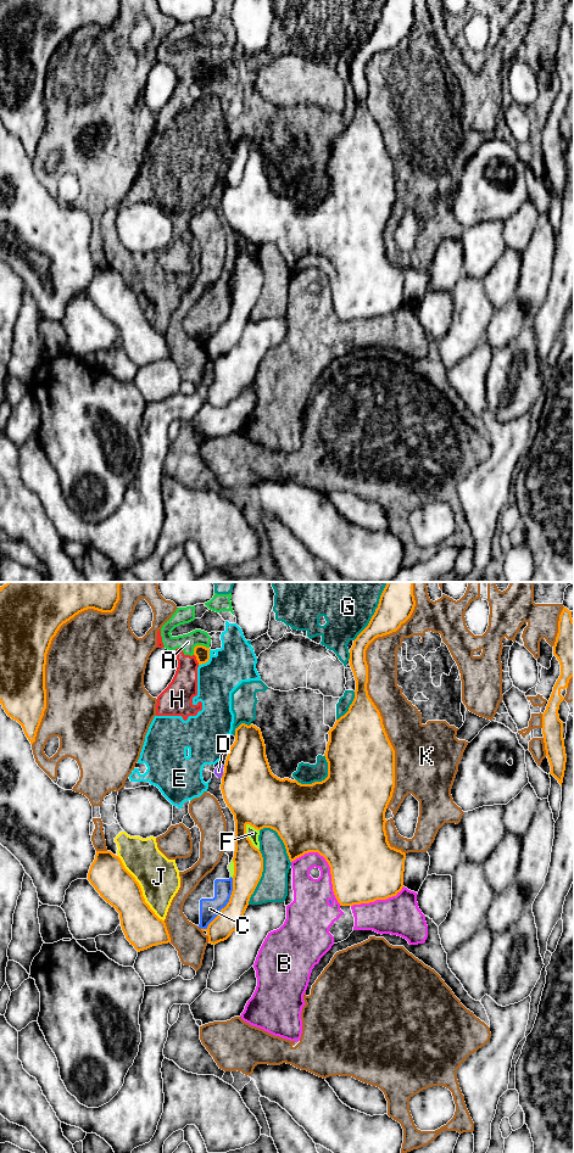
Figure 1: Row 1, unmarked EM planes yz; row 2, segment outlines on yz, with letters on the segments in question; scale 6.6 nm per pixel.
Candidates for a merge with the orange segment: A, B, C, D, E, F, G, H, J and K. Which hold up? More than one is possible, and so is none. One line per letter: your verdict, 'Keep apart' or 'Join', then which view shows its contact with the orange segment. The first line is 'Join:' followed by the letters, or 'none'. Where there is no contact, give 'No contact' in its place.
Join: none
A: Keep apart. Touches orange in yz
B: Keep apart. Touches orange in yz
C: Keep apart. Touches orange in yz
D: Keep apart. Touches orange in yz
E: Keep apart. Touches orange in yz
F: Keep apart. Touches orange in yz
G: Keep apart. Touches orange in yz
H: Keep apart. Touches orange in yz
J: Keep apart. Touches orange in yz
K: Keep apart. Touches orange in yz

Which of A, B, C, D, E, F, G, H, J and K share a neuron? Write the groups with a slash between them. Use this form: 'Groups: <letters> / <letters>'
Groups: A B C D E G H J / F K

